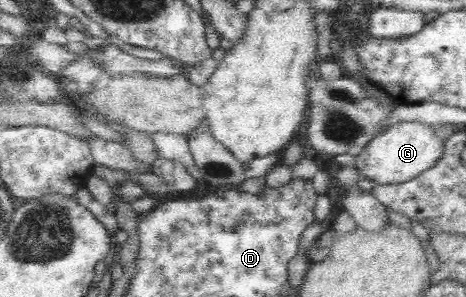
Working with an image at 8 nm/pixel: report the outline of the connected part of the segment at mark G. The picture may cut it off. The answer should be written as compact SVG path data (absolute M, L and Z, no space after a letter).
M416 121L396 123L373 138L360 154L355 156L356 174L374 185L408 182L428 170L442 156L443 142L432 127Z

